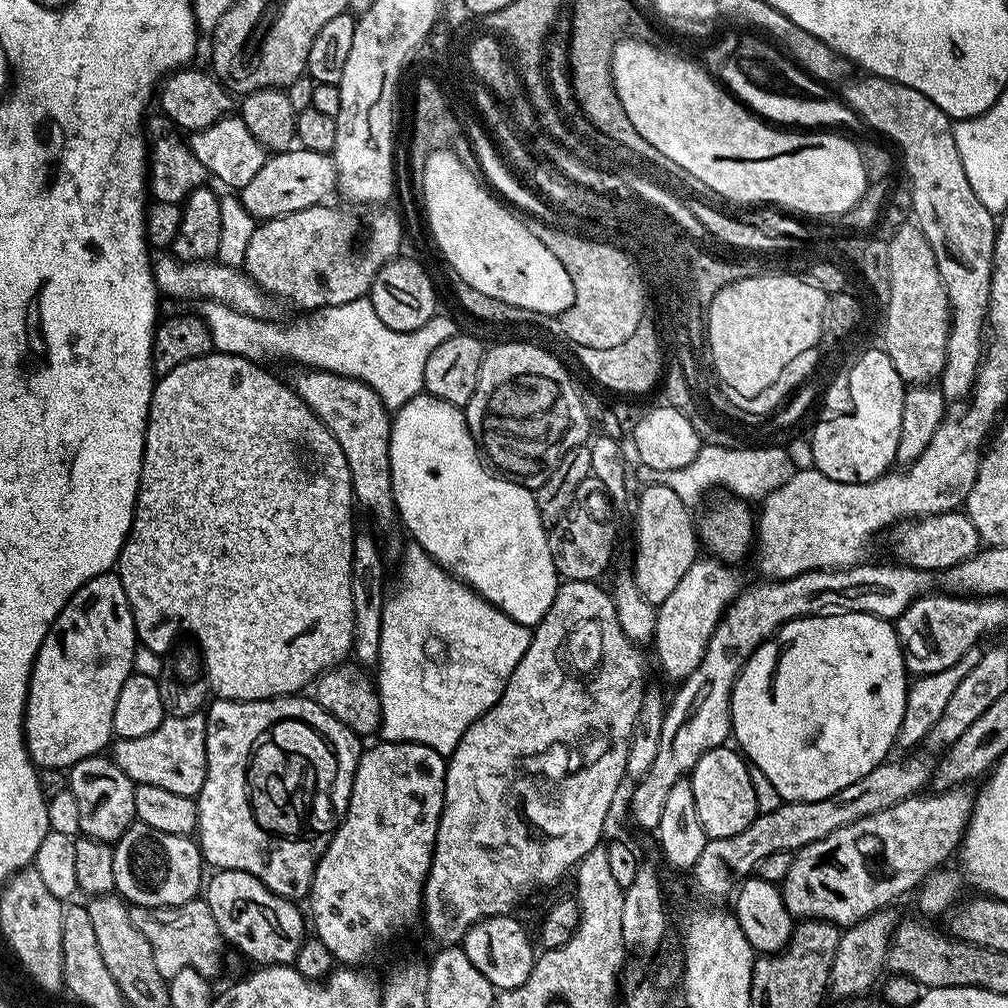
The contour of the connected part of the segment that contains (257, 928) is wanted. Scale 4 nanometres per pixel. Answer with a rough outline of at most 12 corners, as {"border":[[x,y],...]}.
{"border":[[242,870],[206,899],[225,941],[257,965],[295,965],[306,939],[293,901]]}

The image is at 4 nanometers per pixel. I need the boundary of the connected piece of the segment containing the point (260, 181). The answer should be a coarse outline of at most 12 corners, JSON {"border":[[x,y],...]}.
{"border":[[299,146],[265,159],[239,189],[257,221],[325,203],[335,159]]}

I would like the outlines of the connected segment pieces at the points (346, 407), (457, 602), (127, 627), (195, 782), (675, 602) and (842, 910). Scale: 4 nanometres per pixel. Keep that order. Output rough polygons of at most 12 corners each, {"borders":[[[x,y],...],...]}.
{"borders":[[[300,370],[296,393],[346,454],[352,495],[397,515],[392,416],[368,384]],[[409,543],[379,735],[451,756],[533,629]],[[115,571],[66,602],[24,707],[37,769],[103,753],[133,675]],[[165,715],[112,761],[132,783],[195,798],[206,782],[206,719]],[[698,558],[658,605],[664,672],[683,682],[742,583]],[[957,786],[858,818],[793,855],[797,921],[845,929],[957,855]]]}

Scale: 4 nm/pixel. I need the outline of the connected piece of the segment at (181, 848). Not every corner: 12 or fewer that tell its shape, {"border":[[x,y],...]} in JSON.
{"border":[[133,822],[116,841],[116,892],[142,908],[197,899],[192,836]]}

